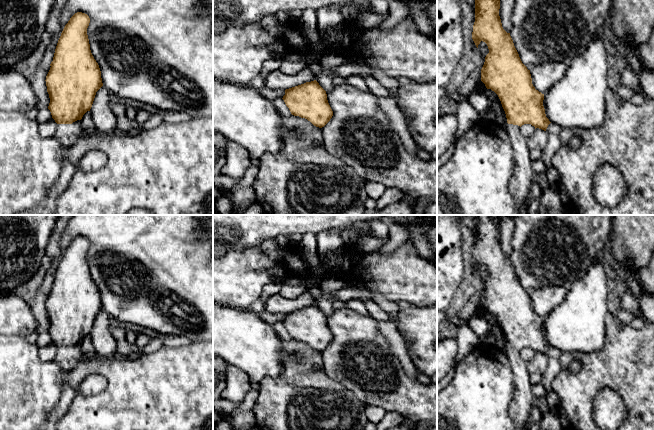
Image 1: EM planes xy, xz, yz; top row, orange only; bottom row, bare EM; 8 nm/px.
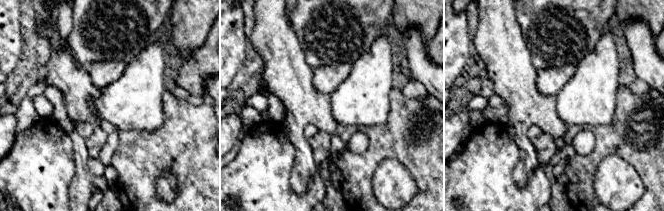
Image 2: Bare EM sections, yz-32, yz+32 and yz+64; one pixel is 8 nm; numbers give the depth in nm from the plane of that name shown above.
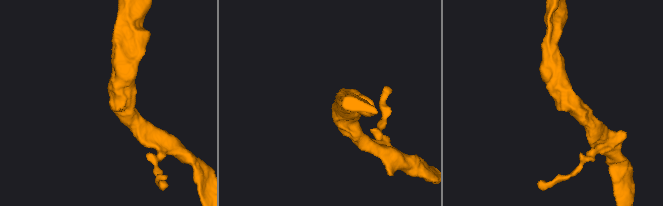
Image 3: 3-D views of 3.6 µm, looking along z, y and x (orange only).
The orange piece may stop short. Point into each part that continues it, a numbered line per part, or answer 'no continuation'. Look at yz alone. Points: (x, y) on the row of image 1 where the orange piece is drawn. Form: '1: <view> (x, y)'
1: yz (520, 182)

